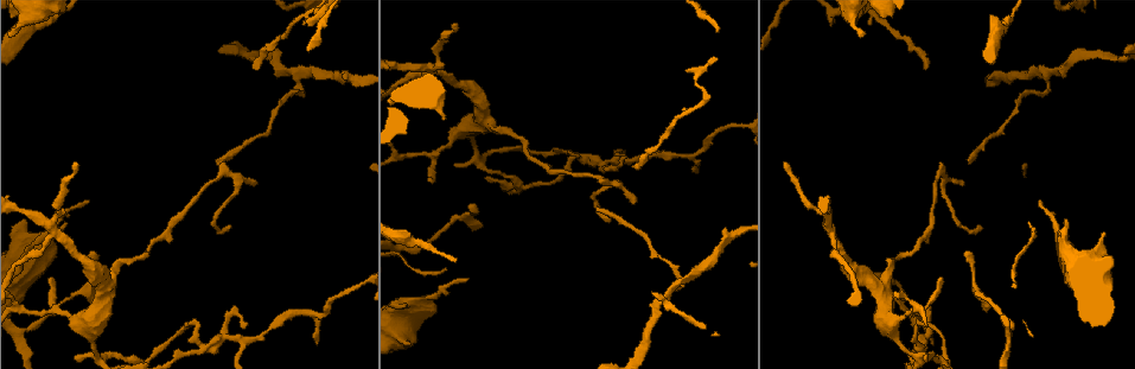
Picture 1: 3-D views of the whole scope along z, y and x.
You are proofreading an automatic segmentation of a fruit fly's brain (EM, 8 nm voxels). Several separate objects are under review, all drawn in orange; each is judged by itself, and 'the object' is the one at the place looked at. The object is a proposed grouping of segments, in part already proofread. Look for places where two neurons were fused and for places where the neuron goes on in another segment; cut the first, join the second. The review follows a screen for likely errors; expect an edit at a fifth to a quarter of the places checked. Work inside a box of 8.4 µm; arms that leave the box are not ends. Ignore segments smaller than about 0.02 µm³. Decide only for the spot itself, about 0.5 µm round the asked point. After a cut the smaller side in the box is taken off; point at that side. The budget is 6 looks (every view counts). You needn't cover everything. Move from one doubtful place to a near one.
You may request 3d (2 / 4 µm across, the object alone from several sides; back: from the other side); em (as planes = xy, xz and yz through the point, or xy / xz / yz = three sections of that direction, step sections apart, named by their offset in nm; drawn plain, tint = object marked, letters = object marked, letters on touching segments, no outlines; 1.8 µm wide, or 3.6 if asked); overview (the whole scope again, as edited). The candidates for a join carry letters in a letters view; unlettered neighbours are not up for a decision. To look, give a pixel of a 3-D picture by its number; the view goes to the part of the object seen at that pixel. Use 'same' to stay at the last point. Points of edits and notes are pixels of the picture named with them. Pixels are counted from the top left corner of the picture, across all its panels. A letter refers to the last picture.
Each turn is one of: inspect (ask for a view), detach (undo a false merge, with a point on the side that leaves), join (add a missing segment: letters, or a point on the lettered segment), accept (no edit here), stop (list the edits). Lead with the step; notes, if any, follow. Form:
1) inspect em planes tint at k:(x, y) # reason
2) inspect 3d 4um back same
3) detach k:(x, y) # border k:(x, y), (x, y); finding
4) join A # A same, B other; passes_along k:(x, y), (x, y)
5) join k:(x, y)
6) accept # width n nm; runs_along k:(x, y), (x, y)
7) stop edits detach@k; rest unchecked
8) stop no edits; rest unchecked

inspect em yz step 16 letters at 1:(53, 232) # calibre changes

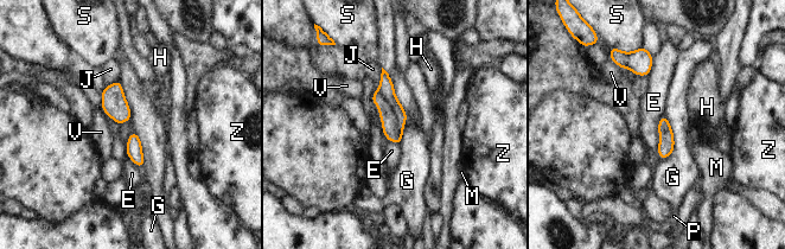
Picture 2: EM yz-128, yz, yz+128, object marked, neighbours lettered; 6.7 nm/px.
detach 2:(387, 89) # longest_contact G 320 nm; E other, G other, H other, J other, M other, P other, S other, V other, Z other; part_leaving 2:(384, 75), (401, 125); a second neuron is stuck on

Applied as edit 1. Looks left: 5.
inspect overview # see it whole again

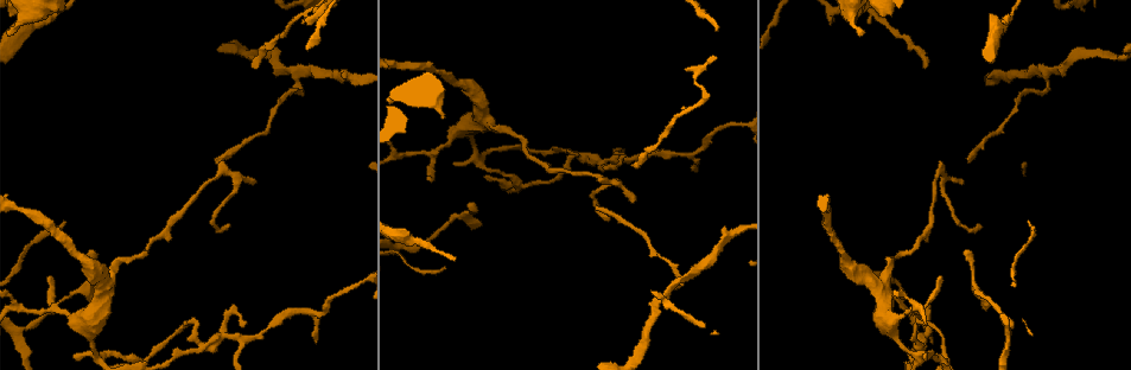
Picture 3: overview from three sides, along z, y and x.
inspect 3d 4um back at 3:(615, 158) # branch point

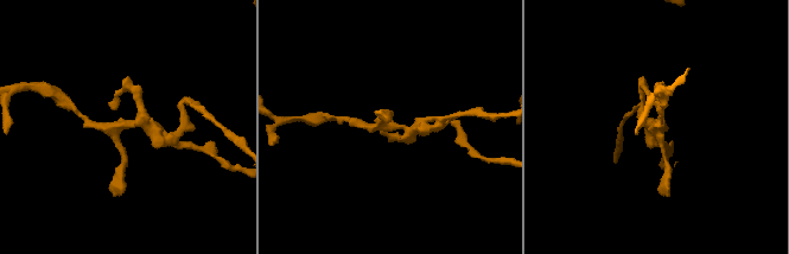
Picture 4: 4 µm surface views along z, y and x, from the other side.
inspect em planes letters at 4:(119, 122)

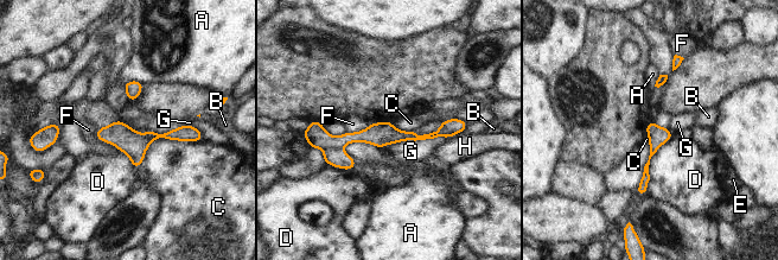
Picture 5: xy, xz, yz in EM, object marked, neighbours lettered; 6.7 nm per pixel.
detach 5:(336, 157) # A other, B other, C other, D other, E other, F other, G other, H other; border 5:(342, 147), (325, 148); two neurons meet here

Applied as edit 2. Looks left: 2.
stop edits detach@2, detach@5; rest unchecked

